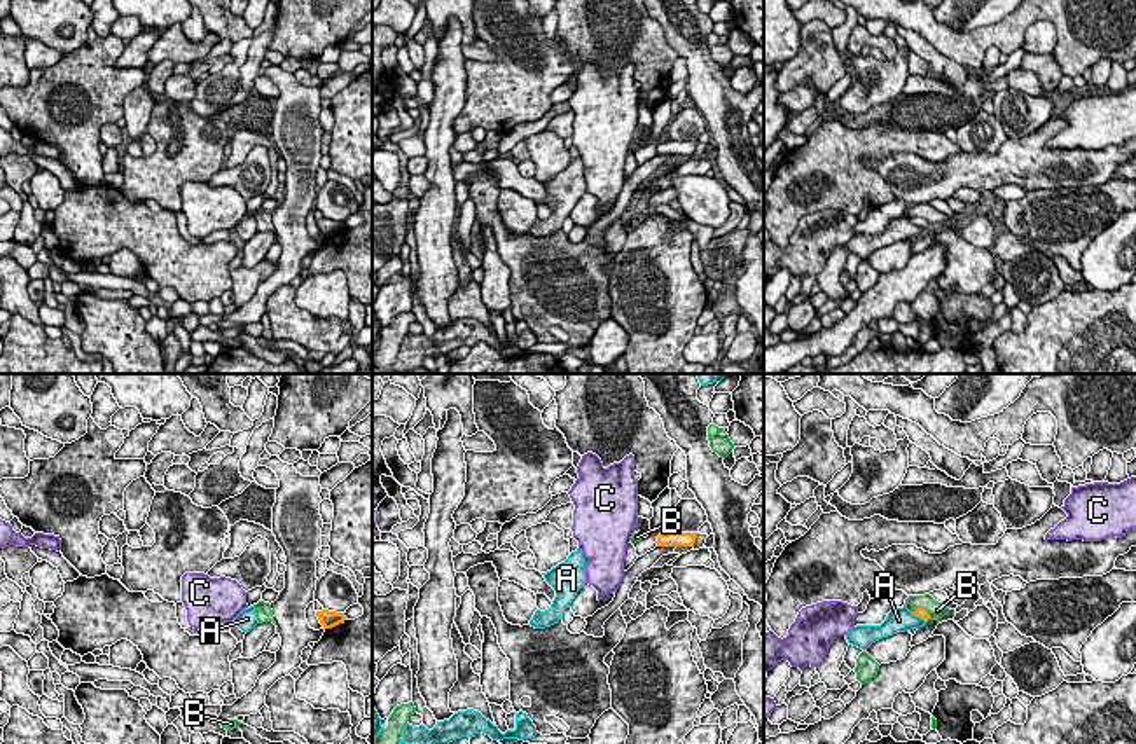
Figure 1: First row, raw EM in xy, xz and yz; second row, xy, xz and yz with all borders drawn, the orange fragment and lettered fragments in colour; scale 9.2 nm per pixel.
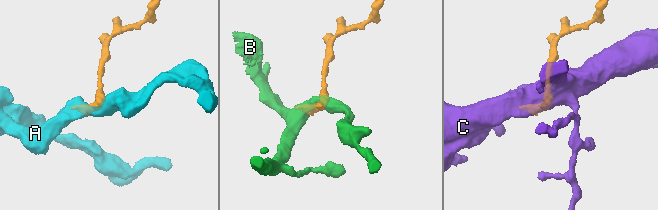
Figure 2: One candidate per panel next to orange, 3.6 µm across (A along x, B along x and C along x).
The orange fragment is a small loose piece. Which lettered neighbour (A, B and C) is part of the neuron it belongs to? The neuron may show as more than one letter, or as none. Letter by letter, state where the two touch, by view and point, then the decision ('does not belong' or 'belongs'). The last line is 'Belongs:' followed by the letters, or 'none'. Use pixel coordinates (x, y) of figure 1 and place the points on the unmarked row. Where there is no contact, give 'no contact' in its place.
A: contact yz (918, 224); does not belong
B: contact yz (925, 219); does not belong
C: contact yz (913, 220); belongs
Belongs: C

